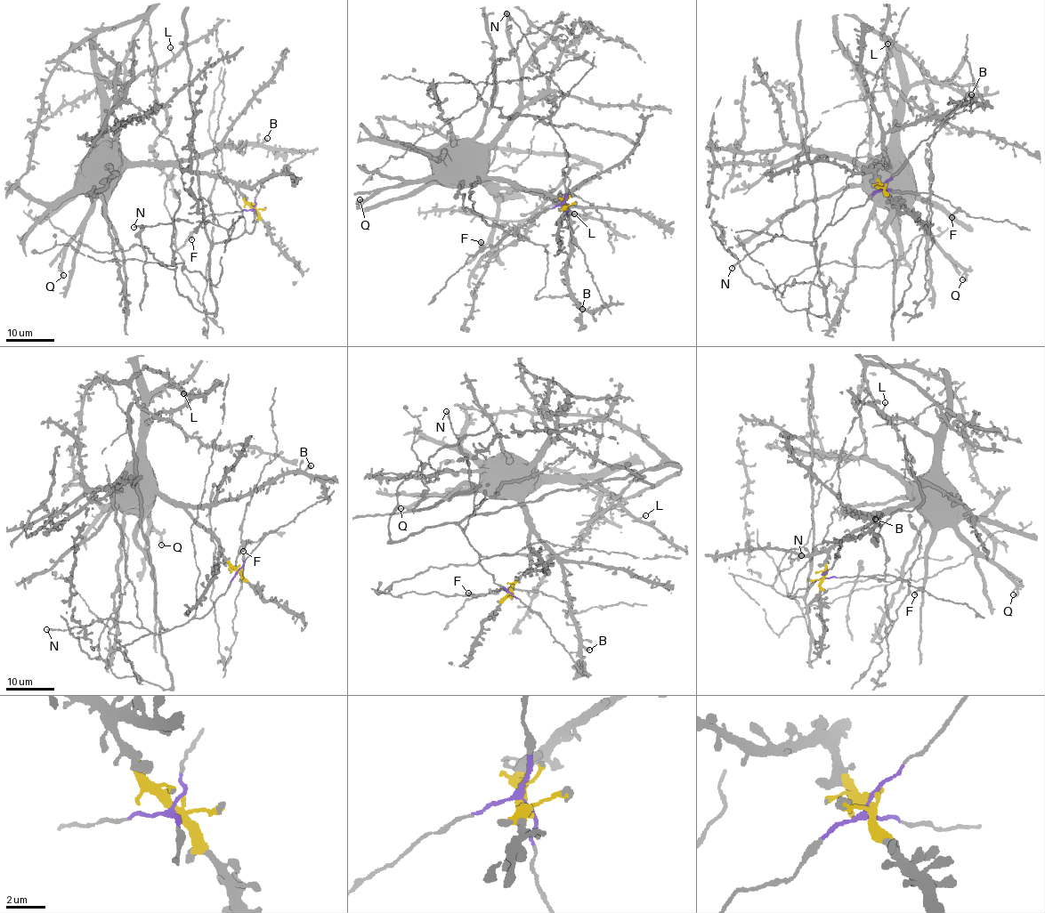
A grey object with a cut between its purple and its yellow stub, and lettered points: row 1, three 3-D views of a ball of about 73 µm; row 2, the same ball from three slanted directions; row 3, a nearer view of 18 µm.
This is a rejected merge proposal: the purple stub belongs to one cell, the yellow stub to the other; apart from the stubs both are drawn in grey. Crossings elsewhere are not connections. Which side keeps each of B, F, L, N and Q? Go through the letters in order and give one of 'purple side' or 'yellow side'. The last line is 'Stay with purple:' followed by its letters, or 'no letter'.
B: yellow side
F: purple side
L: yellow side
N: purple side
Q: yellow side
Stay with purple: F, N

